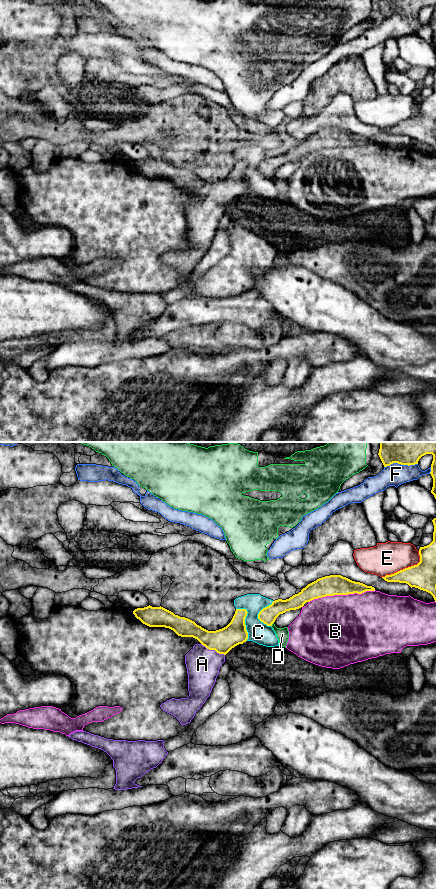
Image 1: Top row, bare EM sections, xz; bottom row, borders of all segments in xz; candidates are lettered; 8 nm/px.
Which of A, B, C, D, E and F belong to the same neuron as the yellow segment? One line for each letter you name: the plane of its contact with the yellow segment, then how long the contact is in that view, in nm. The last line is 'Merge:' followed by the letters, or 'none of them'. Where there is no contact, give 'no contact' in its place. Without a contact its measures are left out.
A: contact in xz; length 220 nm
Merge: A

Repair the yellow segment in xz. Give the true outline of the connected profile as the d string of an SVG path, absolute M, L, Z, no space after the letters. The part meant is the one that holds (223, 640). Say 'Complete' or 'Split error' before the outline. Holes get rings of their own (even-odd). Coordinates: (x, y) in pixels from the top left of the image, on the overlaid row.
Split error. M163 607L137 608L133 614L149 627L165 627L178 636L193 637L200 643L185 655L188 674L187 698L172 698L160 705L161 709L174 717L181 725L191 722L196 712L210 696L225 655L235 646L248 639L245 618L246 609L236 609L231 622L224 628L208 631L194 621L175 615Z

